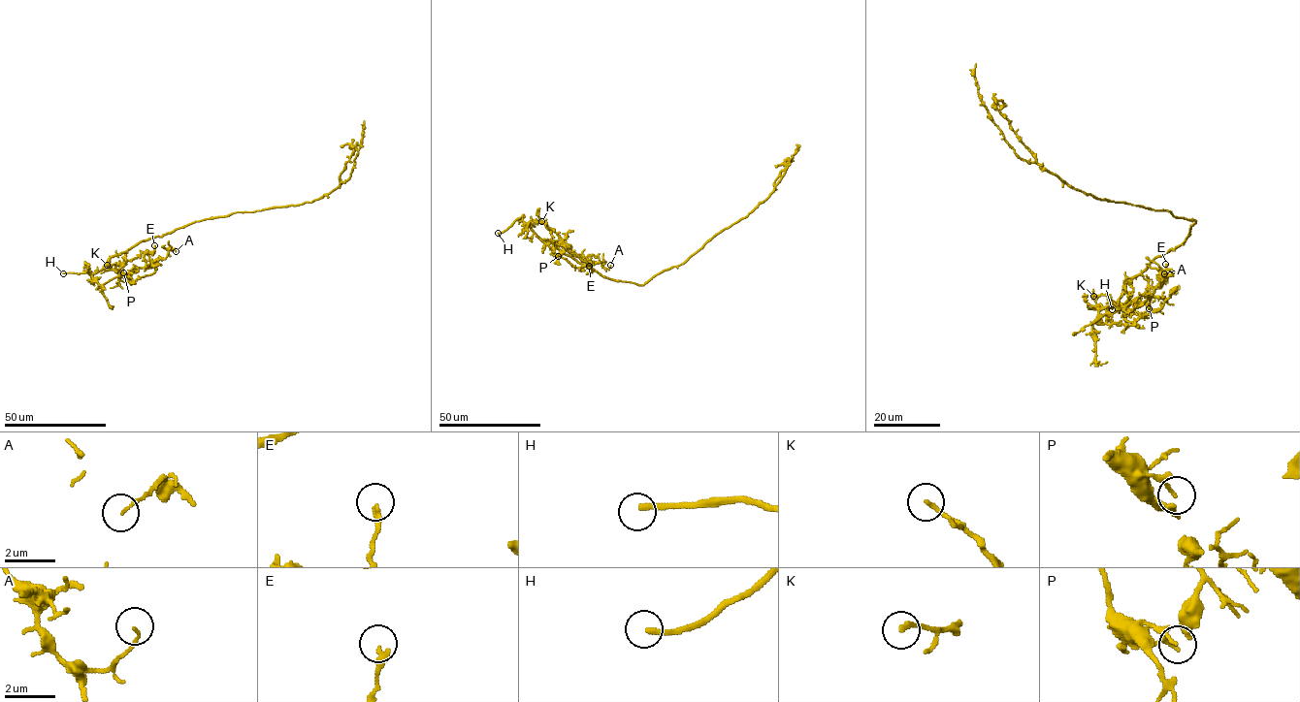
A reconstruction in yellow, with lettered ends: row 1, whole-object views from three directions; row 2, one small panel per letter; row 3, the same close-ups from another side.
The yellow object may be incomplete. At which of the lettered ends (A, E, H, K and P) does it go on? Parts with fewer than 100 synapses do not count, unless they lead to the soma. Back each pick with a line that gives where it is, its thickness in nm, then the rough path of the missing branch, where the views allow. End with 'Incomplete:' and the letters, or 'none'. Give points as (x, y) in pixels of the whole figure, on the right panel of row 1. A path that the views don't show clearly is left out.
H: Place: (1112, 309). Thickness 220 nm. Course of what is missing: (1112, 309), (1095, 303), (1087, 303), (1108, 308), (1116, 303)
Incomplete: H

